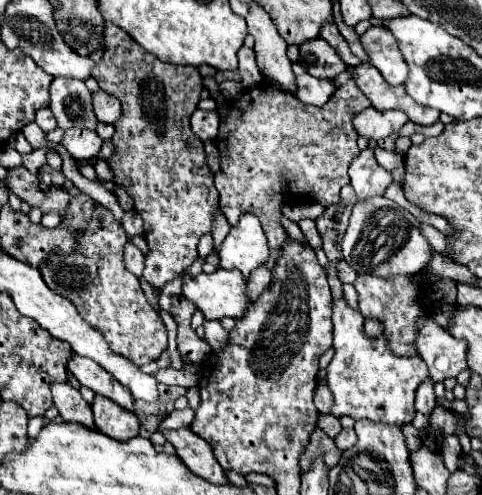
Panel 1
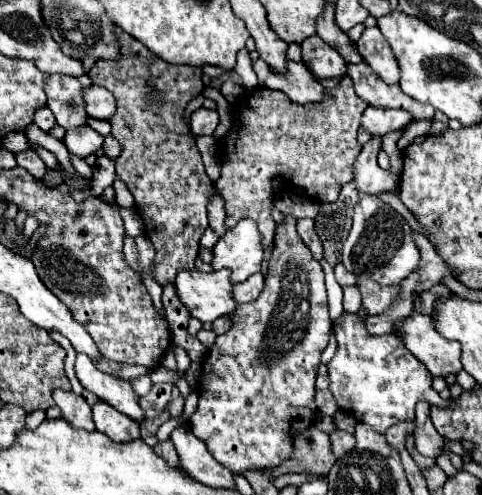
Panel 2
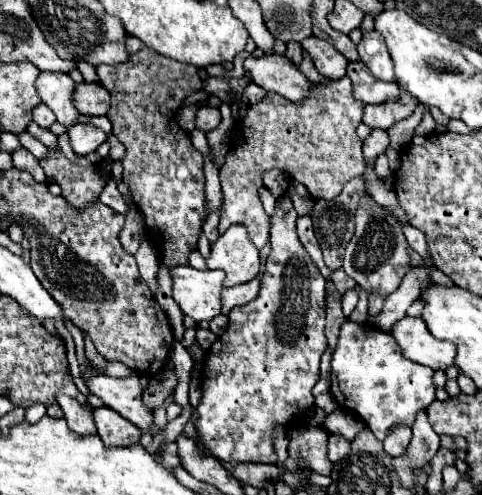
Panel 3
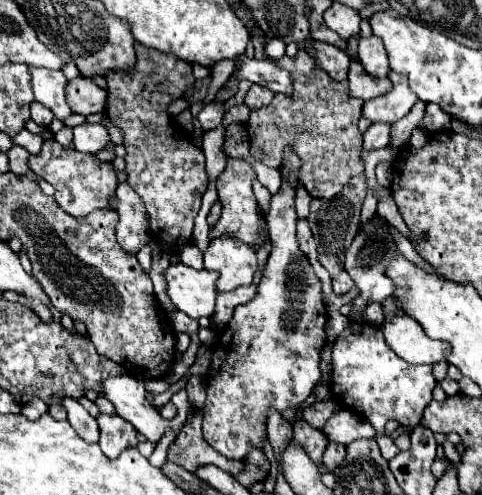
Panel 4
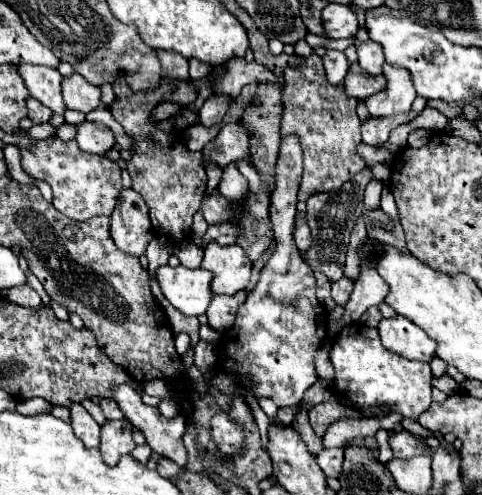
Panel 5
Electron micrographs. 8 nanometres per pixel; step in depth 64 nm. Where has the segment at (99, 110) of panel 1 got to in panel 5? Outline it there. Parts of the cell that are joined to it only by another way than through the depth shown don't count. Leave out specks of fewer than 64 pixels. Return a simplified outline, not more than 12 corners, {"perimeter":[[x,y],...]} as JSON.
{"perimeter":[[76,72],[64,78],[62,96],[84,114],[102,104],[100,88]]}

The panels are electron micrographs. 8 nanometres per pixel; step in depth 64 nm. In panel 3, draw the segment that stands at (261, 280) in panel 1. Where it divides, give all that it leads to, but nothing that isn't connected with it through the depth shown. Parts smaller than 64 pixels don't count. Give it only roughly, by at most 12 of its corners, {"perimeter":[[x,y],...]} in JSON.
{"perimeter":[[260,280],[226,288],[222,314],[234,306],[248,304],[258,296]]}

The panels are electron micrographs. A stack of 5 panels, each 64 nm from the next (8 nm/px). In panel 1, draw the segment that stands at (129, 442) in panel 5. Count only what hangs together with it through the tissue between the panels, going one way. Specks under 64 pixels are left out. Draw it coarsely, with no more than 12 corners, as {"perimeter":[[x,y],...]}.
{"perimeter":[[106,396],[92,402],[96,426],[114,440],[138,436],[134,412]]}

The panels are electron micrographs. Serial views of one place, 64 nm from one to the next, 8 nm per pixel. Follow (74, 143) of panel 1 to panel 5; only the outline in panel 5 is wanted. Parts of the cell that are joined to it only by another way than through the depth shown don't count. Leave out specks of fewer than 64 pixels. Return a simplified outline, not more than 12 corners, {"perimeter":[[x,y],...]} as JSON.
{"perimeter":[[82,122],[78,148],[104,154],[114,146],[114,134],[100,122]]}

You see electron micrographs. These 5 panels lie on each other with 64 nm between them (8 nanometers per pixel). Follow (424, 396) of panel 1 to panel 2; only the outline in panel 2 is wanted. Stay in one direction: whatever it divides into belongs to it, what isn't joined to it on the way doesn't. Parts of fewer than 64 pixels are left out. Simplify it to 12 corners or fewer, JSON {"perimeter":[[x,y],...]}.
{"perimeter":[[416,404],[416,448],[436,458],[444,438],[430,422],[430,404]]}

